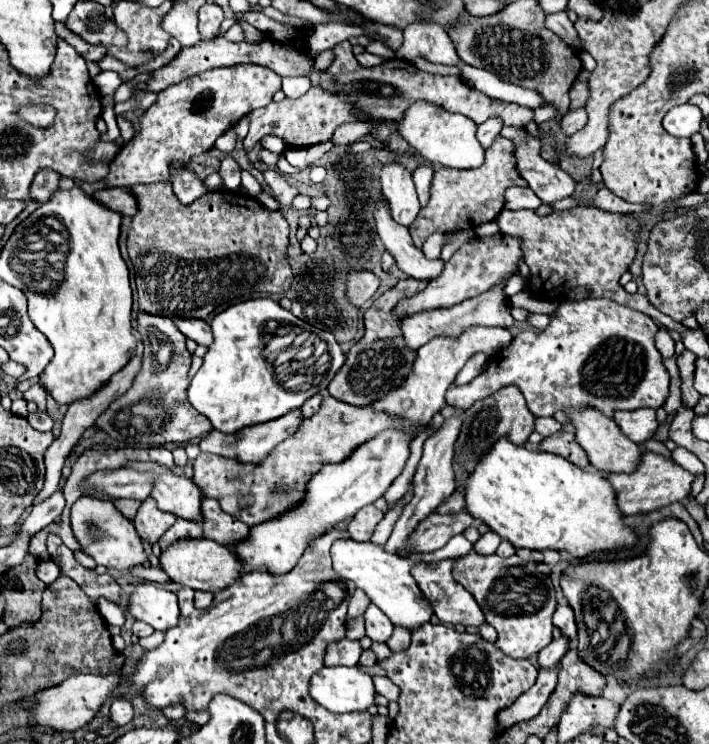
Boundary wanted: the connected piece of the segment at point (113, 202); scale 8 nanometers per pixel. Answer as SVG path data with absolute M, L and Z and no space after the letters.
M104 188L94 192L94 198L124 216L136 216L138 212L138 200L126 188Z

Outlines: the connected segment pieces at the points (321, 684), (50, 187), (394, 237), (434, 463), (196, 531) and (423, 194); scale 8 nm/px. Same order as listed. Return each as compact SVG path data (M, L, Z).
M324 666L310 678L310 696L330 712L364 712L374 704L374 684L372 678L358 668L346 666Z
M50 168L40 170L30 184L30 200L38 202L38 204L48 200L48 196L58 188L58 180L60 180L58 172L54 172Z
M384 196L376 198L374 222L376 222L376 232L378 232L384 248L394 256L396 266L406 276L412 276L418 280L422 280L422 278L432 280L442 272L444 262L440 258L438 260L426 260L422 250L418 250L412 244L412 236L410 236L408 228L398 224L396 220L392 220L390 204Z
M450 416L450 418L444 420L442 428L424 442L424 454L422 454L422 458L418 462L418 468L416 468L416 474L414 474L414 498L412 498L410 504L406 504L402 516L394 524L394 530L392 530L390 538L388 538L388 542L386 542L388 552L406 556L406 552L408 552L406 538L412 532L412 528L416 528L416 524L420 520L424 520L430 512L434 512L436 506L442 504L454 492L456 484L454 484L452 456L454 456L454 442L456 442L456 438L460 434L460 428L462 428L462 418L460 416Z
M176 518L176 522L166 530L166 534L160 538L160 548L164 550L168 544L180 538L202 538L202 528L200 522L196 520L186 520L186 518Z
M422 164L414 170L414 184L416 184L416 192L418 192L418 198L420 198L420 204L424 206L428 202L428 196L430 196L430 182L432 182L432 164Z

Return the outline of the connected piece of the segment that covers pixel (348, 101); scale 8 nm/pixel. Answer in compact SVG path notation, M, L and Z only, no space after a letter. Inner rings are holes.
M348 40L336 44L332 48L334 60L330 68L326 70L330 78L336 82L336 92L328 92L320 86L312 86L308 94L300 98L284 98L282 102L270 102L266 108L254 110L248 114L250 128L248 136L244 138L244 150L250 150L262 136L274 134L282 140L288 140L288 146L310 146L318 144L322 140L330 140L334 130L348 122L364 122L368 118L384 118L384 120L398 120L404 110L414 104L416 100L428 100L434 104L440 104L448 112L460 112L464 116L470 116L476 124L482 124L490 116L500 116L506 126L518 126L524 128L528 120L532 120L532 110L500 102L494 98L484 96L482 92L476 92L464 80L458 76L434 76L428 72L418 70L412 62L406 60L388 60L380 66L364 68L358 64L352 44ZM362 70L362 74L358 74ZM390 86L392 94L386 94L384 88Z

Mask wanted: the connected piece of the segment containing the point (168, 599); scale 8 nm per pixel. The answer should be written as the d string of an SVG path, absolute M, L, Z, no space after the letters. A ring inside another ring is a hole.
M142 582L134 586L128 600L128 612L154 630L170 630L178 624L180 612L174 592L164 592L164 588L154 582Z

